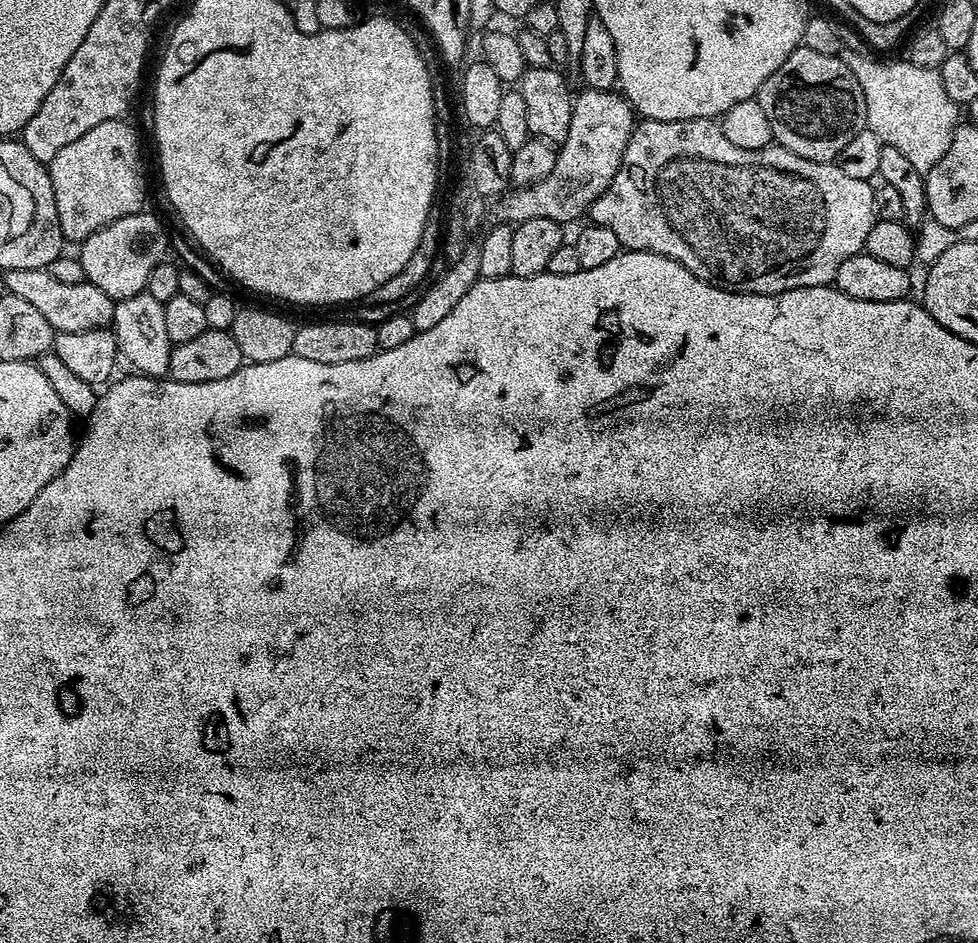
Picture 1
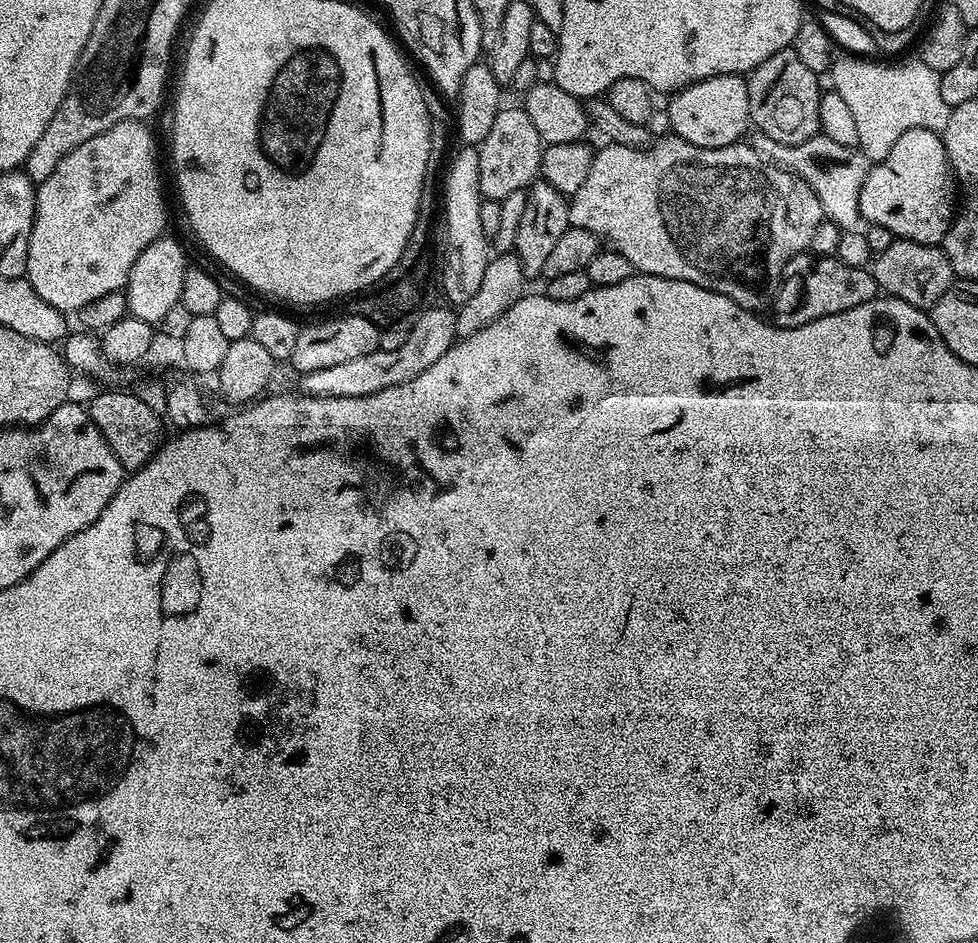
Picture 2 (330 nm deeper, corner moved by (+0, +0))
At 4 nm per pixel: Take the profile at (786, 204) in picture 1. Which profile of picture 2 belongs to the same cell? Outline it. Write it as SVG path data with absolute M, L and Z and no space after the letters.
M671 134L665 136L665 140L657 139L647 150L618 144L608 144L601 152L599 149L592 157L590 174L586 174L586 182L582 182L582 186L578 186L578 190L570 198L568 223L574 228L590 230L590 234L594 234L601 245L613 248L618 254L624 255L637 273L671 280L685 280L691 285L720 293L736 304L749 307L750 293L760 292L770 282L776 281L783 274L784 266L809 246L818 226L824 222L824 207L803 179L789 172L787 168L773 164L767 157L761 156L751 143L737 142L721 148L699 148L686 142L681 136Z

